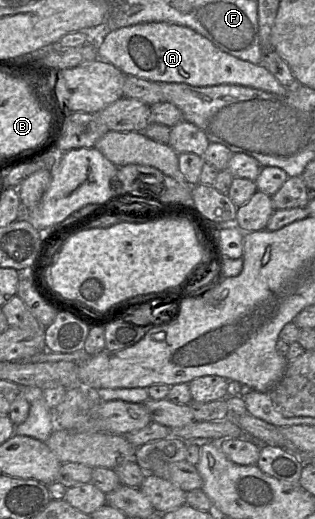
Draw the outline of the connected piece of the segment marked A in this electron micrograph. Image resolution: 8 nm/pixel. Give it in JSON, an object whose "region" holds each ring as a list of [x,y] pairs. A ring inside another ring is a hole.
{"region":[[[167,22],[136,24],[111,31],[97,45],[99,59],[111,63],[126,76],[134,76],[157,83],[185,83],[194,87],[241,85],[276,95],[286,95],[289,91],[279,83],[264,64],[256,65],[225,53],[209,39],[186,26]]]}

